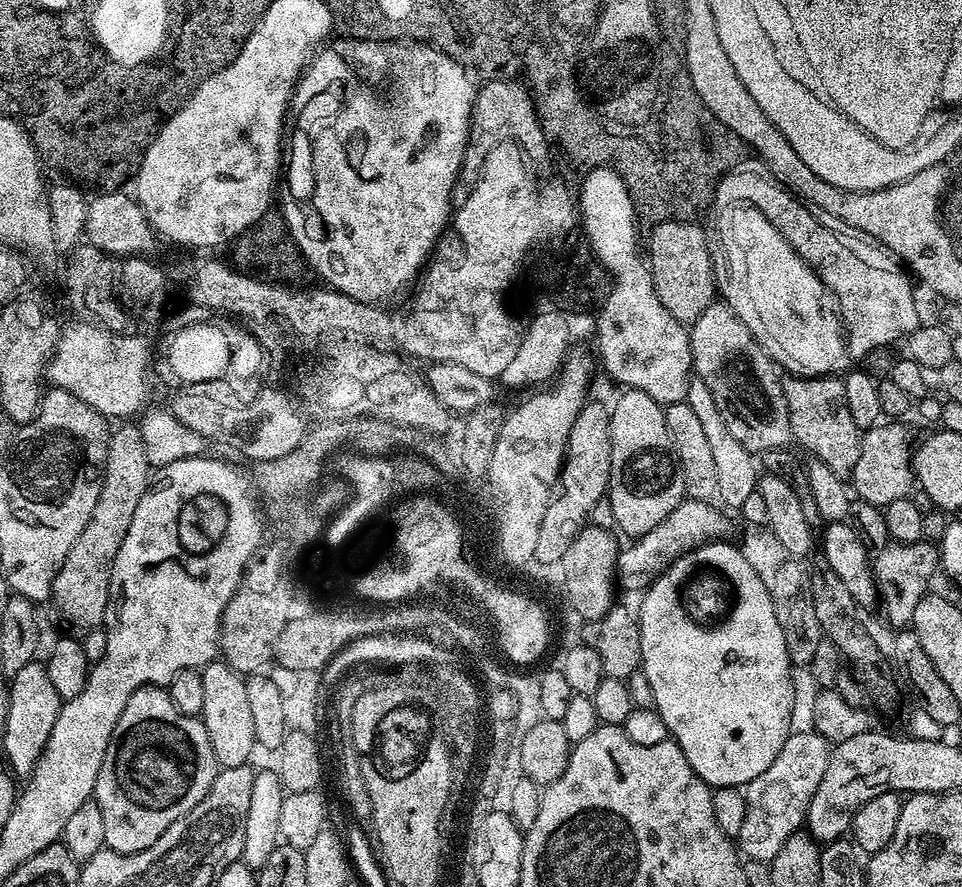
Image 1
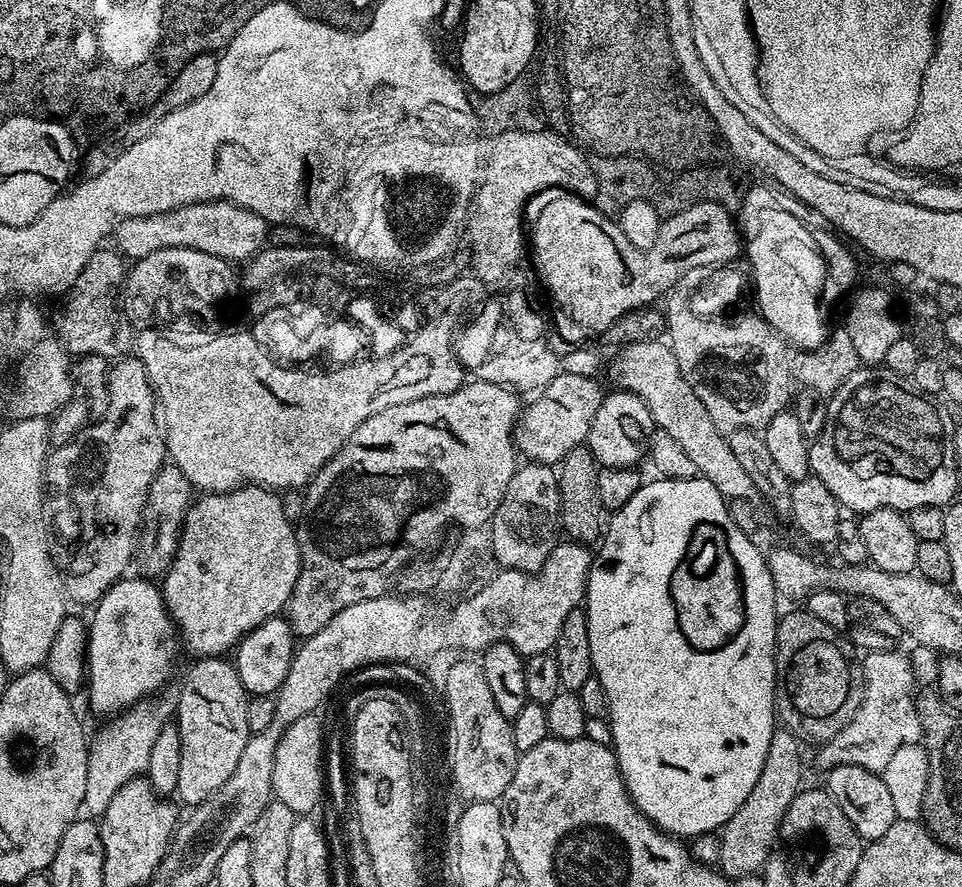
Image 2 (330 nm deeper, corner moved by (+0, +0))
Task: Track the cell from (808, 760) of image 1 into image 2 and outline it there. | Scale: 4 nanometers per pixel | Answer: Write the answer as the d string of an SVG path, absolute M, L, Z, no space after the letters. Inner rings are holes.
M900 650L869 652L863 658L864 701L851 722L819 749L825 769L849 764L882 773L900 747L921 743L920 715L916 709L918 681L911 659Z

